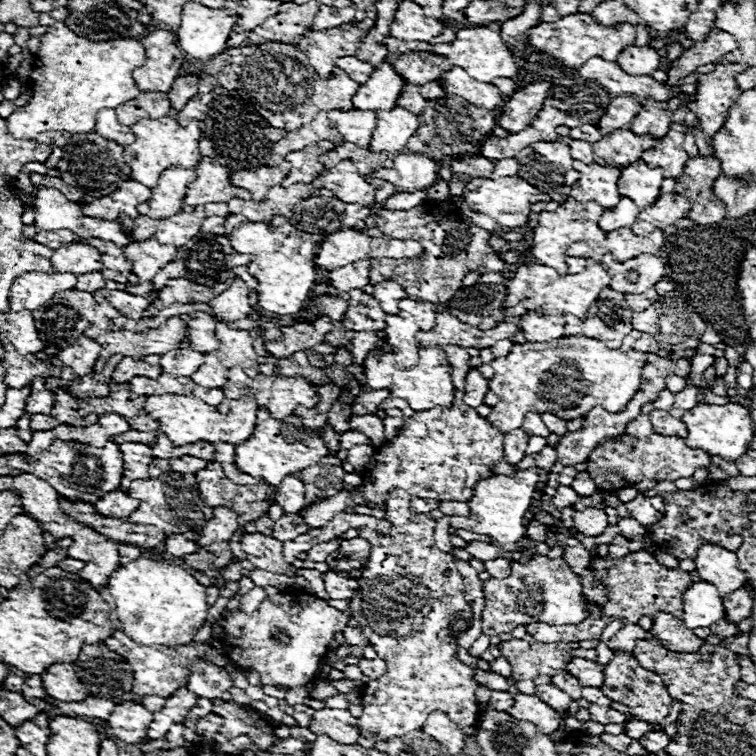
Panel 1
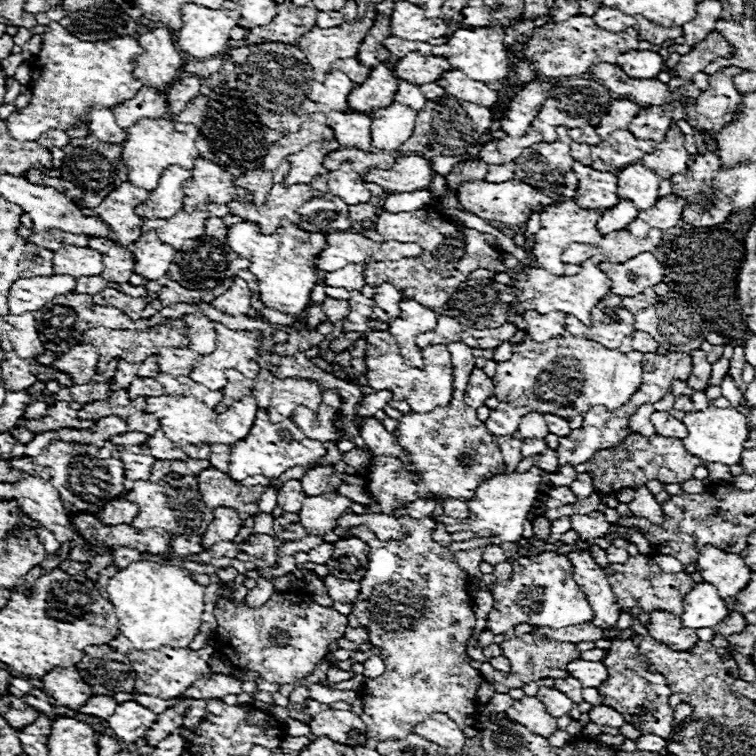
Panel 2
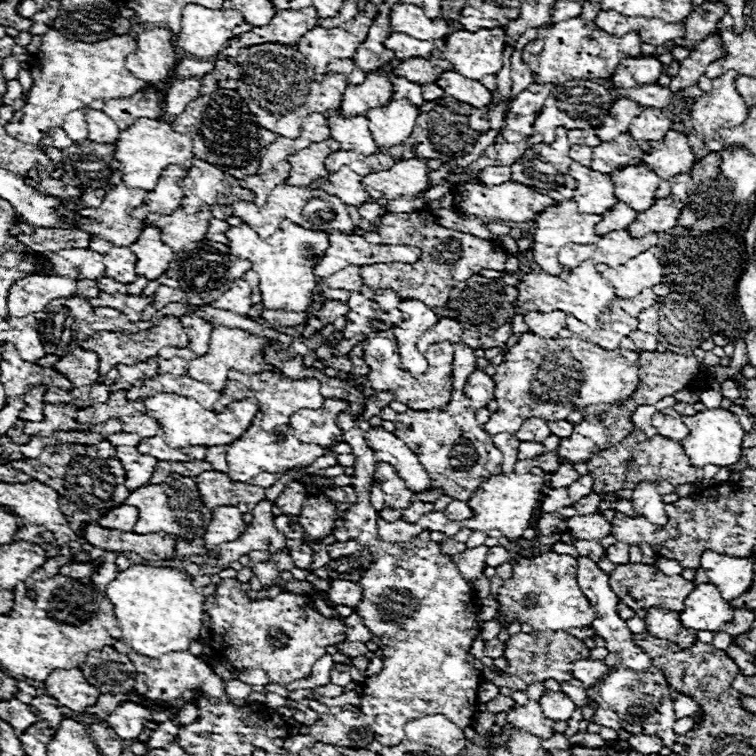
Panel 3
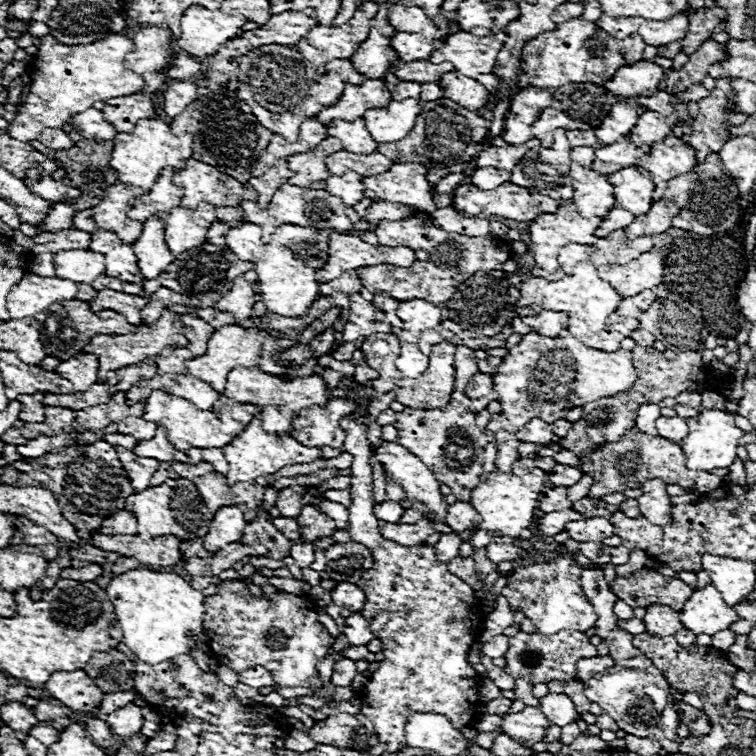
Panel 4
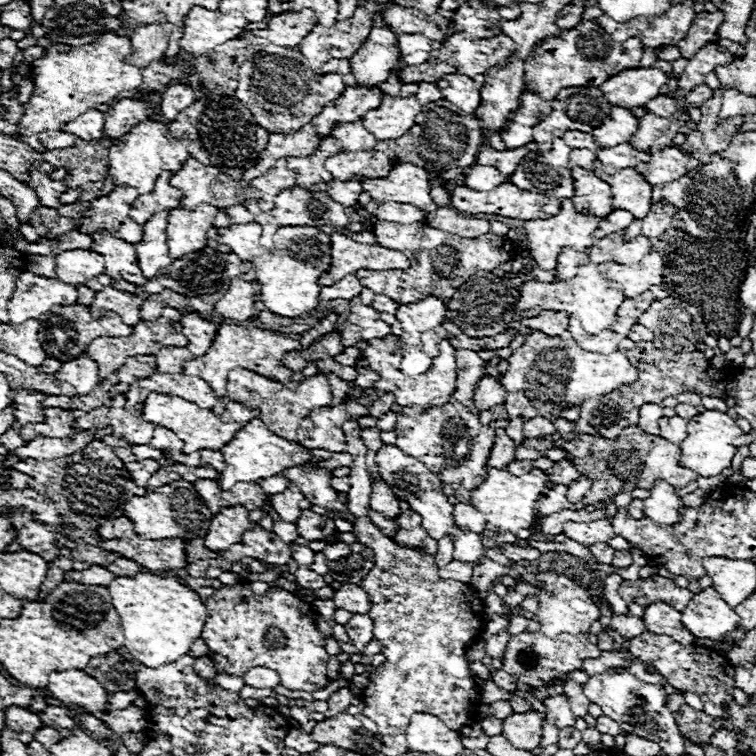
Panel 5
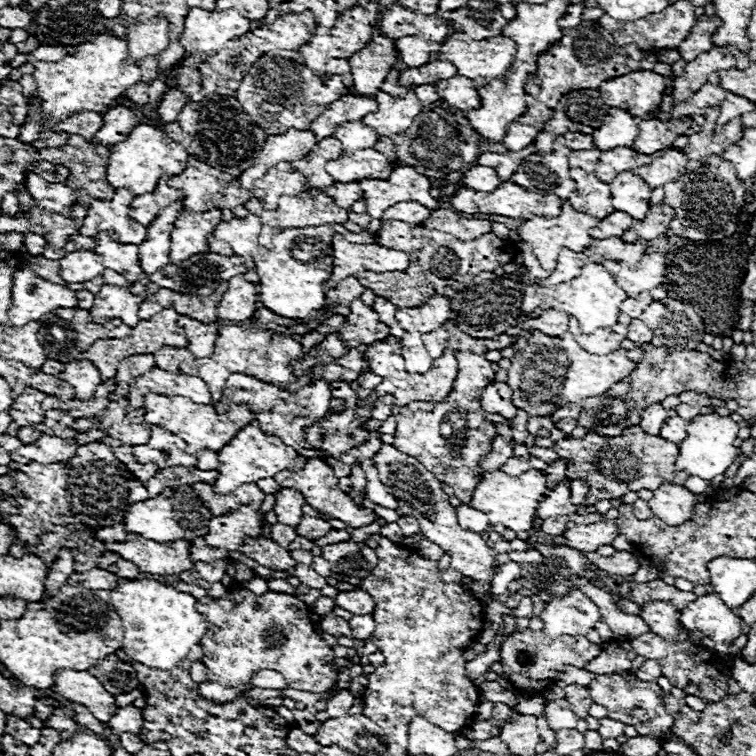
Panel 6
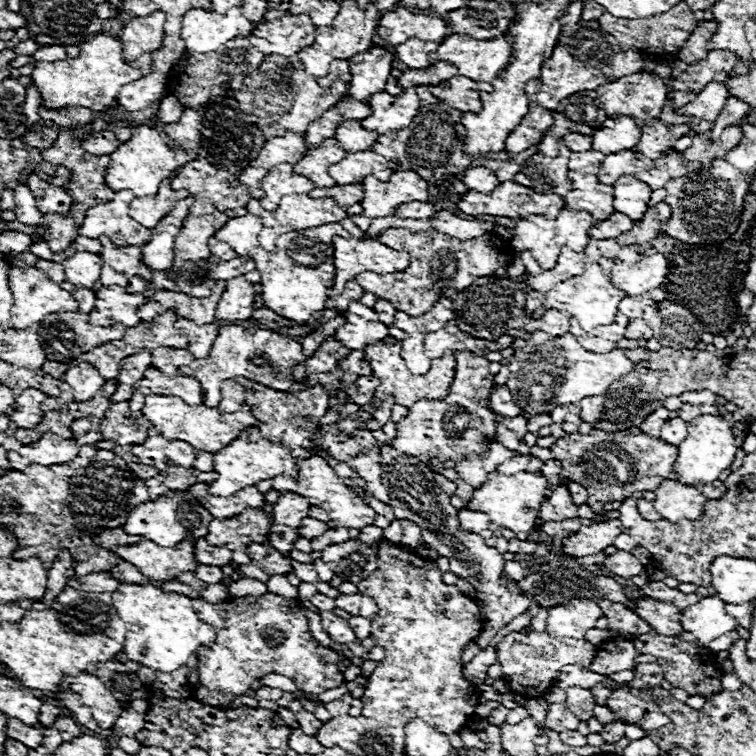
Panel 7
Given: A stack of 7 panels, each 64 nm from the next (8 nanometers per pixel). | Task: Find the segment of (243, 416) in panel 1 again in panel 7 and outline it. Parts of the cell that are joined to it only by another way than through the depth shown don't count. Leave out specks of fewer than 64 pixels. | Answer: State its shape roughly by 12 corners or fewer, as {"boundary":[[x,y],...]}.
{"boundary":[[150,394],[142,412],[166,440],[194,452],[228,446],[258,426],[248,404],[220,414]]}

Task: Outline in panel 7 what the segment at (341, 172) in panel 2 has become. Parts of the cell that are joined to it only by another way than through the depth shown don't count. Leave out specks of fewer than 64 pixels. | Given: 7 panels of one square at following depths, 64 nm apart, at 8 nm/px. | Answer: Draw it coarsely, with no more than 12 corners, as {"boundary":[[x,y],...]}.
{"boundary":[[362,184],[315,188],[312,198],[332,198],[348,208],[362,202]]}

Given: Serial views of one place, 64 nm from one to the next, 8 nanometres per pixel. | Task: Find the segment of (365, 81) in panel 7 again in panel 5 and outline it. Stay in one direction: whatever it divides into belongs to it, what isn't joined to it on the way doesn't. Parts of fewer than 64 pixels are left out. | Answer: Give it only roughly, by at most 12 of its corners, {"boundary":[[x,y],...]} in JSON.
{"boundary":[[376,14],[370,40],[350,56],[360,88],[396,68],[396,36]]}

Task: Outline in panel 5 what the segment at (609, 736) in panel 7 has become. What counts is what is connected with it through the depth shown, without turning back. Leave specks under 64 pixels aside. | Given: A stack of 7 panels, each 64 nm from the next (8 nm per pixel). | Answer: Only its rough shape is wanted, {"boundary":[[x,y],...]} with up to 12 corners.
{"boundary":[[608,716],[598,718],[596,730],[612,736],[622,734],[620,724]]}

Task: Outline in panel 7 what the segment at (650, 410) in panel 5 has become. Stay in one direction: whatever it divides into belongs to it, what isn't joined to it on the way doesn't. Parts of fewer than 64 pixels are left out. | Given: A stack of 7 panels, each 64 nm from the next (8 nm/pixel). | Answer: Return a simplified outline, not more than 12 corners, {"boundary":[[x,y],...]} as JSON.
{"boundary":[[662,406],[650,414],[638,428],[648,436],[660,438],[660,428],[668,420]]}

